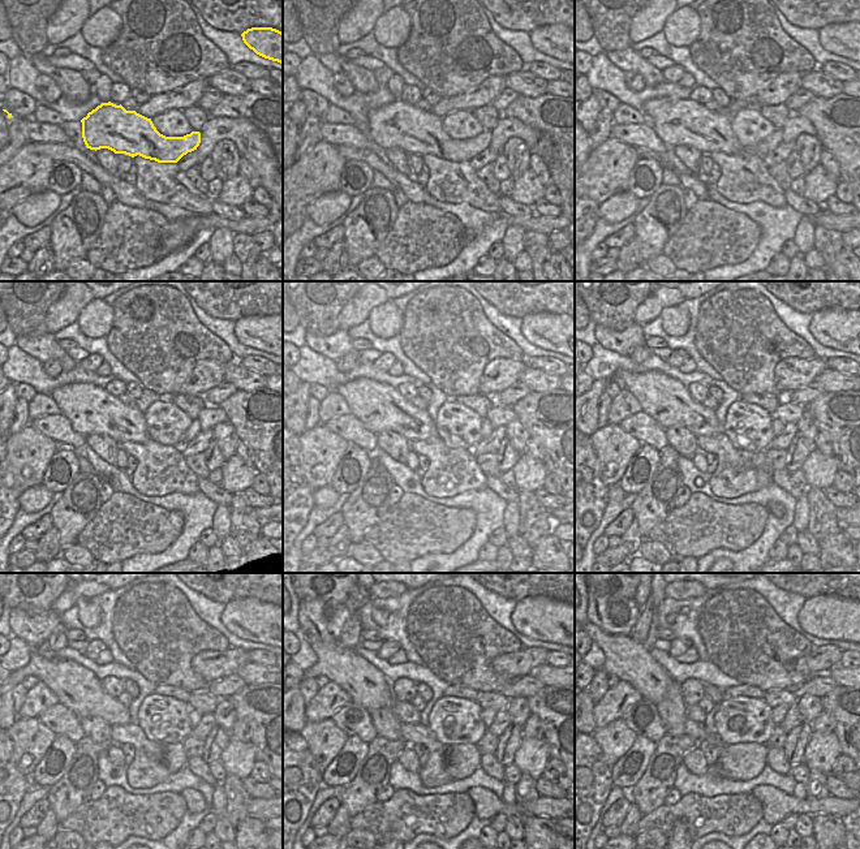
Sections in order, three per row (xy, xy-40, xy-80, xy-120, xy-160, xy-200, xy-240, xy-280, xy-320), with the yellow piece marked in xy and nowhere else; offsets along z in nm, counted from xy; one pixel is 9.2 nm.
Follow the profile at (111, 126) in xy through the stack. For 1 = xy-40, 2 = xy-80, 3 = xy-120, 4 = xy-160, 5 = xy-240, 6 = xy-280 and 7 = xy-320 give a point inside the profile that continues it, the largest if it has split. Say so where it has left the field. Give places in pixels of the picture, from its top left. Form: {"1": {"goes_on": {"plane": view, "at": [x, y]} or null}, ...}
{"1": {"goes_on": {"plane": "xy-40", "at": [398, 124]}}, "2": {"goes_on": {"plane": "xy-80", "at": [675, 121]}}, "3": {"goes_on": {"plane": "xy-120", "at": [91, 409]}}, "4": {"goes_on": {"plane": "xy-160", "at": [379, 406]}}, "5": {"goes_on": {"plane": "xy-240", "at": [77, 688]}}, "6": {"goes_on": {"plane": "xy-280", "at": [366, 685]}}, "7": {"goes_on": {"plane": "xy-320", "at": [628, 660]}}}

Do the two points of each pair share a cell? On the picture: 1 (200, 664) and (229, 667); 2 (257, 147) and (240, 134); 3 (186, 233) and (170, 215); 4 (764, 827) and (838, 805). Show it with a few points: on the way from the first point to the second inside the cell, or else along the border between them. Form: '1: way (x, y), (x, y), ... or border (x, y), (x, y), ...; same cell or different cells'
1: way (207, 664), (222, 664); same cell
2: way (253, 145), (244, 136); same cell
3: border (193, 215), (167, 222); different cells
4: border (762, 818), (772, 826); different cells

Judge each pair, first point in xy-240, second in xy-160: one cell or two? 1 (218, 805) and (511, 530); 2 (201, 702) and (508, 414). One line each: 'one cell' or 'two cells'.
1: one cell
2: one cell

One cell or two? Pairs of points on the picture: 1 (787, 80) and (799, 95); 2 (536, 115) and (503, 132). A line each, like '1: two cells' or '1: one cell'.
1: two cells
2: two cells

